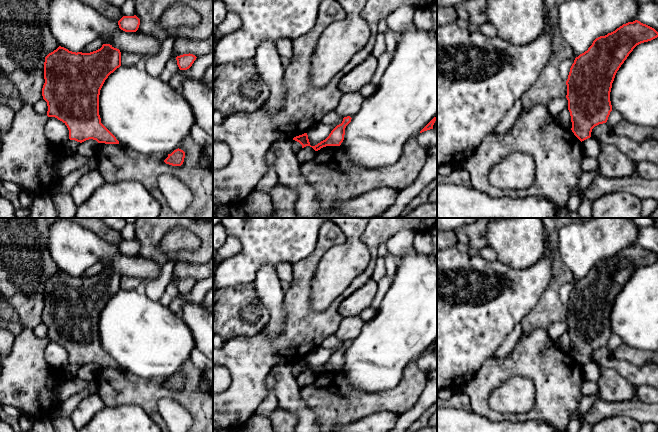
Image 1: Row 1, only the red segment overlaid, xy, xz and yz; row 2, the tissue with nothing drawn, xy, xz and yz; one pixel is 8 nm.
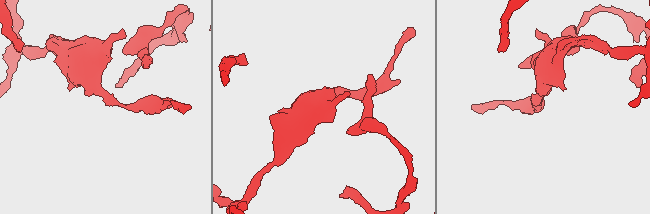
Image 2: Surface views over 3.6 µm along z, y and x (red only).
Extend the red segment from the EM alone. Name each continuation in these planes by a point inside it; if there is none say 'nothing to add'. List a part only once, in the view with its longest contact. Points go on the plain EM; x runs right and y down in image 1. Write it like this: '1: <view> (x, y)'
nothing to add

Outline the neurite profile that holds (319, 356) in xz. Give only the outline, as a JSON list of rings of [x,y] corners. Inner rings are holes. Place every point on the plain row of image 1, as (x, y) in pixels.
[[[340,341],[340,343],[338,344],[338,346],[336,348],[326,349],[326,348],[323,348],[320,346],[318,348],[316,348],[315,350],[313,350],[312,352],[310,352],[307,356],[310,369],[315,370],[318,367],[320,367],[321,365],[325,364],[329,360],[331,355],[337,349],[341,348],[342,345],[343,345],[343,342]]]

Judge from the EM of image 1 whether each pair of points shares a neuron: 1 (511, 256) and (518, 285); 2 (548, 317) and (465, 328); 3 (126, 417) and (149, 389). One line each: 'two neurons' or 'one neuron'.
1: two neurons
2: two neurons
3: two neurons

